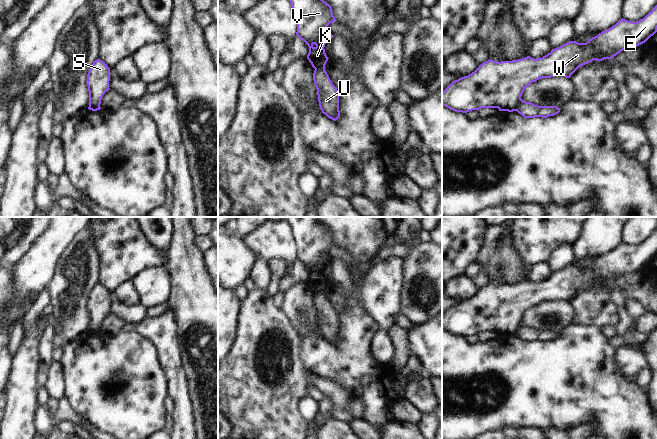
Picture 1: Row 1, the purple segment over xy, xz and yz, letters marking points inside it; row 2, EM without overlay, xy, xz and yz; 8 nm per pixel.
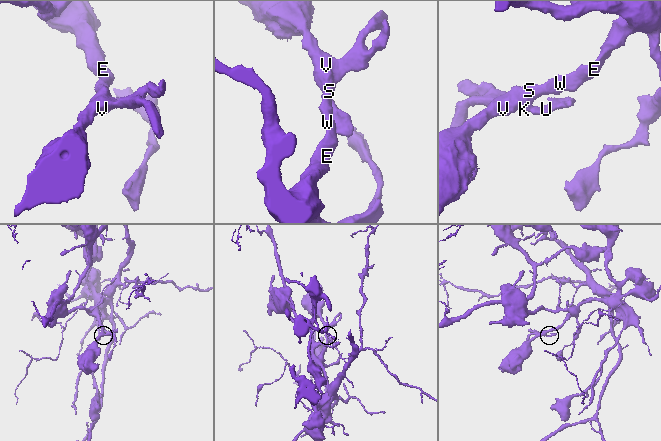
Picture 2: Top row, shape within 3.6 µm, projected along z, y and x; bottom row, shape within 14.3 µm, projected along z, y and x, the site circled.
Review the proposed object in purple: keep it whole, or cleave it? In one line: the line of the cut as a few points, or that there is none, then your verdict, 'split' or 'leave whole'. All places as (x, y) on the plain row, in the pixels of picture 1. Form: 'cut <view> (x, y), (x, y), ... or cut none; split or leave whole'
cut yz (520, 322), (514, 334); split

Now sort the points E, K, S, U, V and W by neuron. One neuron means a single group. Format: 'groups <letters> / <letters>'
groups E K S V W / U

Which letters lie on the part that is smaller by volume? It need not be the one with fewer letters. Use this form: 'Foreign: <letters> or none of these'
Foreign: U.

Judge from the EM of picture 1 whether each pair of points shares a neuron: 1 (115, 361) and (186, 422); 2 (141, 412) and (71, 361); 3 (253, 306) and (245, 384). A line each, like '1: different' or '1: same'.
1: different
2: same
3: same

